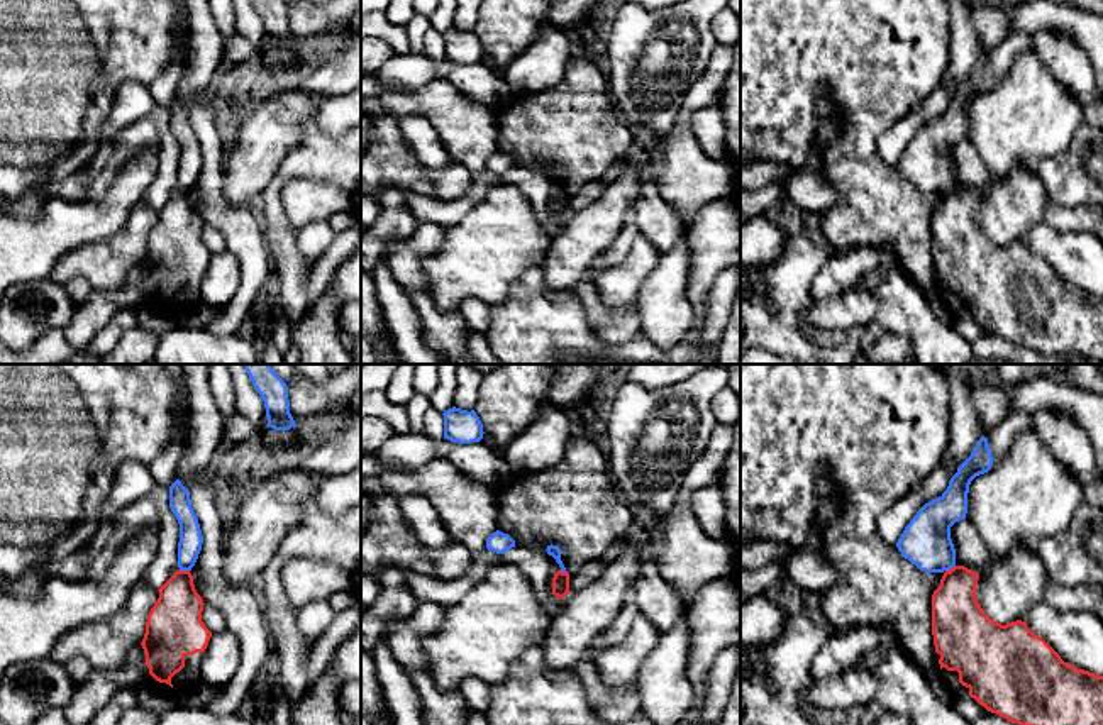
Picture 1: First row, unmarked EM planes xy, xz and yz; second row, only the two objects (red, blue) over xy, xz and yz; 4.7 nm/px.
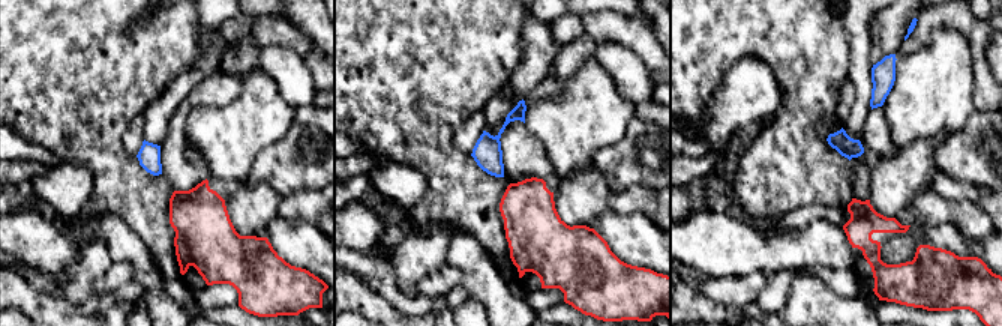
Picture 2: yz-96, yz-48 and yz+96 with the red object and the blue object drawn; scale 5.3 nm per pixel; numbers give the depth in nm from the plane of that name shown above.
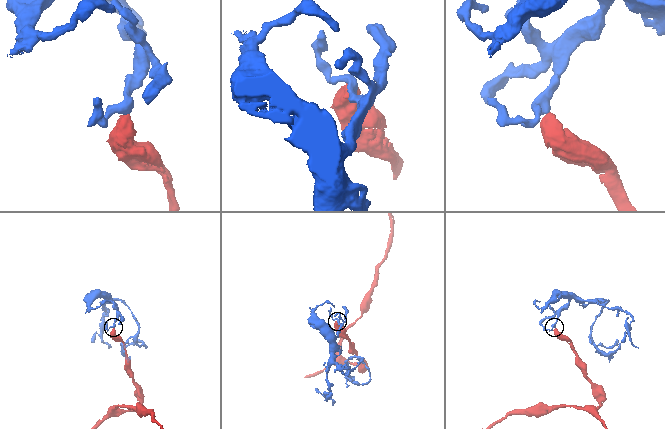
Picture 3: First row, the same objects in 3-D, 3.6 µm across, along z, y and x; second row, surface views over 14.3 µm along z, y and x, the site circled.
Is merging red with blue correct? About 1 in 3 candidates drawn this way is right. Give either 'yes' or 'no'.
no

